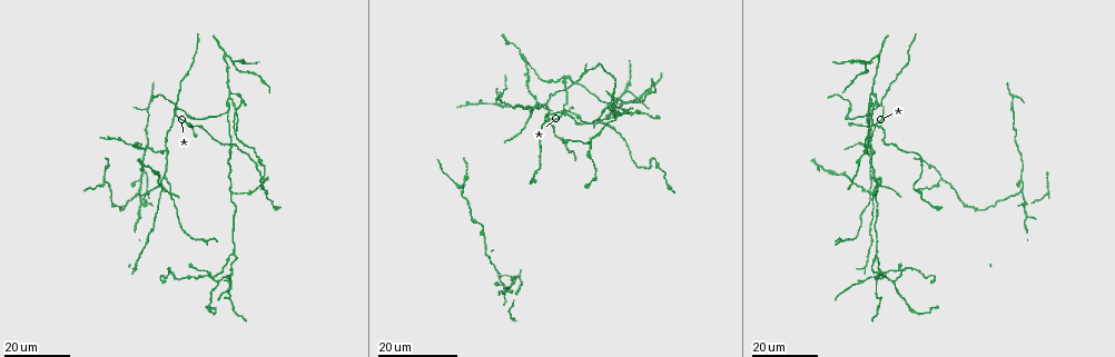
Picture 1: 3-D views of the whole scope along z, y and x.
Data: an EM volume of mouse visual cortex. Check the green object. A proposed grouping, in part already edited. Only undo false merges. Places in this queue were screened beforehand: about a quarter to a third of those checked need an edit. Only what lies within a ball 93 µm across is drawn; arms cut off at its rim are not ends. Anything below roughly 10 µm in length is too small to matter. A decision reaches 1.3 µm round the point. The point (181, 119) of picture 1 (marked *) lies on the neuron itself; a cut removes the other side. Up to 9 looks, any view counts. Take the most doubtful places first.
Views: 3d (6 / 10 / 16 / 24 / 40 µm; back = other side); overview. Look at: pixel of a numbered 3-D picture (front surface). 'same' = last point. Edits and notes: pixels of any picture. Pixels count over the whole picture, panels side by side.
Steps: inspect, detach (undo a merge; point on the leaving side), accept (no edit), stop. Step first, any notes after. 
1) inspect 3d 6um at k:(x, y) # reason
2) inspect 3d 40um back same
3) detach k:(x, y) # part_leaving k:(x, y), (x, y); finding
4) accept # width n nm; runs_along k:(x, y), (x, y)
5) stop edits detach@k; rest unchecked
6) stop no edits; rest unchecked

inspect 3d 24um at 1:(168, 193) # four or more arms meet

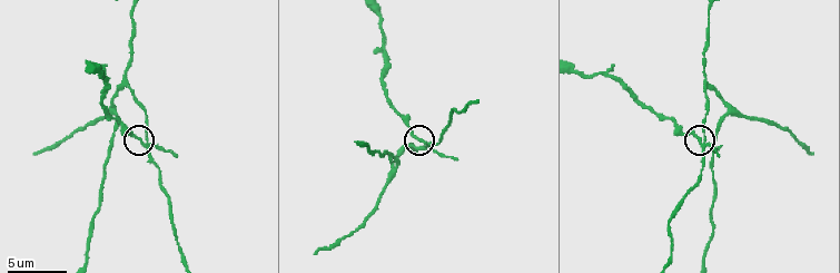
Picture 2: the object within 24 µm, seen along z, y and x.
inspect 3d 6um at 2:(424, 140)

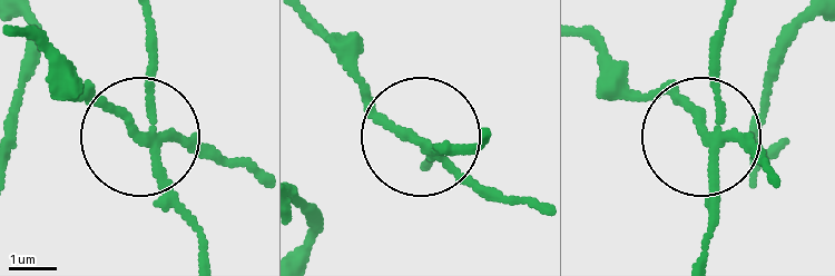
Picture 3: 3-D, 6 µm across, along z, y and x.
detach 3:(213, 157) # side_arm 26 um; arms 4; a second neuron is stuck on

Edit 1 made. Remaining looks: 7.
inspect 3d 16um at 1:(1024, 193) # a fork

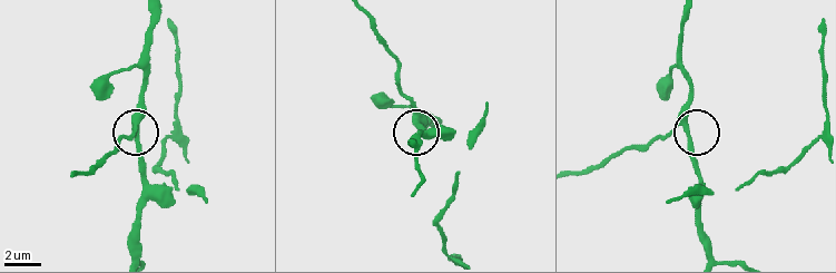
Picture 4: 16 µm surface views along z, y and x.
inspect 3d 10um at 4:(686, 124) # closer look

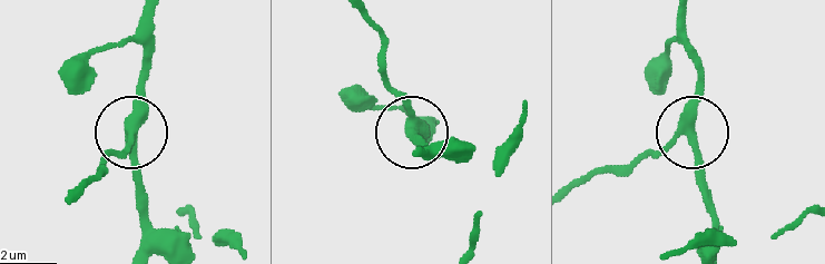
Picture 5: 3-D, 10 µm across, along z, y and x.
accept # width 310 nm; all the same neuron

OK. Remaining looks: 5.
inspect 3d 24um at 1:(229, 92) # a fork

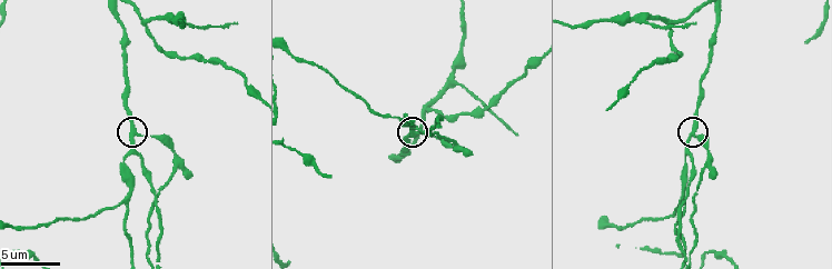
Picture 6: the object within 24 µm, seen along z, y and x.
inspect 3d 10um at 6:(693, 132) # zoom in

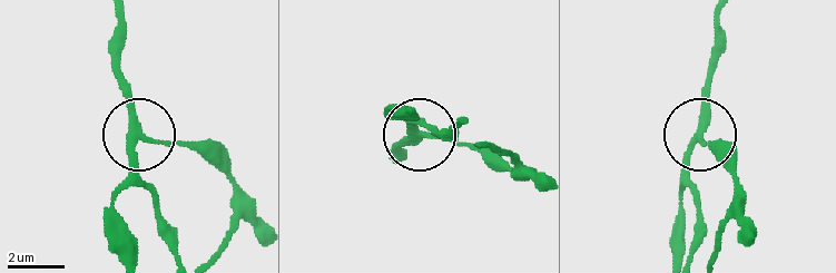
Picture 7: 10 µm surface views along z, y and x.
accept # arms 3; one neuron here

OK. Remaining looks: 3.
inspect 3d 24um at 1:(233, 272) # three arms meet

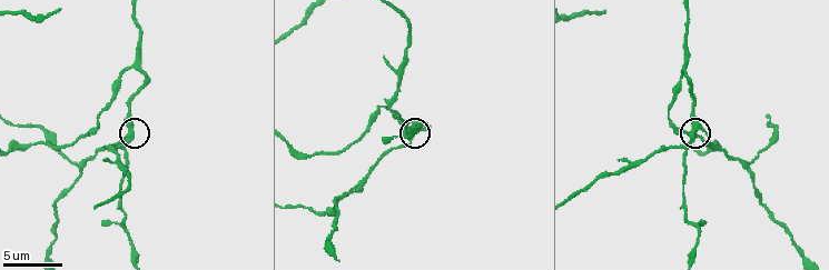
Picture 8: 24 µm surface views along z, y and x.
inspect 3d 6um at 8:(130, 126) # closer look

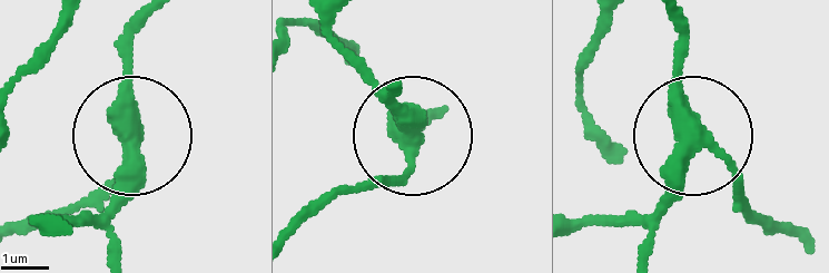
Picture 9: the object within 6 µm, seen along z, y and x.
accept # runs_along 9:(670, 16), (690, 159), (645, 227); continuous, no second neuron

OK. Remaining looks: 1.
inspect 3d 6um at 2:(125, 86)

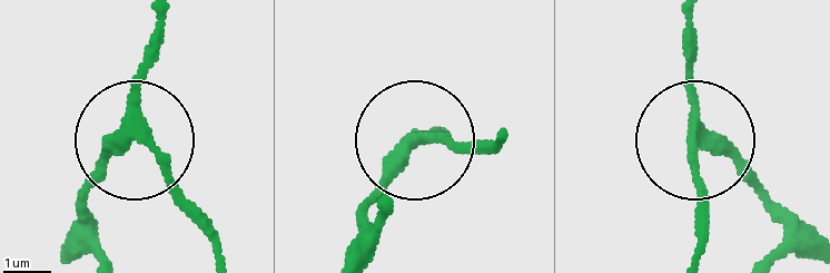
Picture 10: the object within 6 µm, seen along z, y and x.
accept # arms 3; runs_along 10:(685, 20), (698, 220); one neuron here

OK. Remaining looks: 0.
stop edits detach@3; rest unchecked

